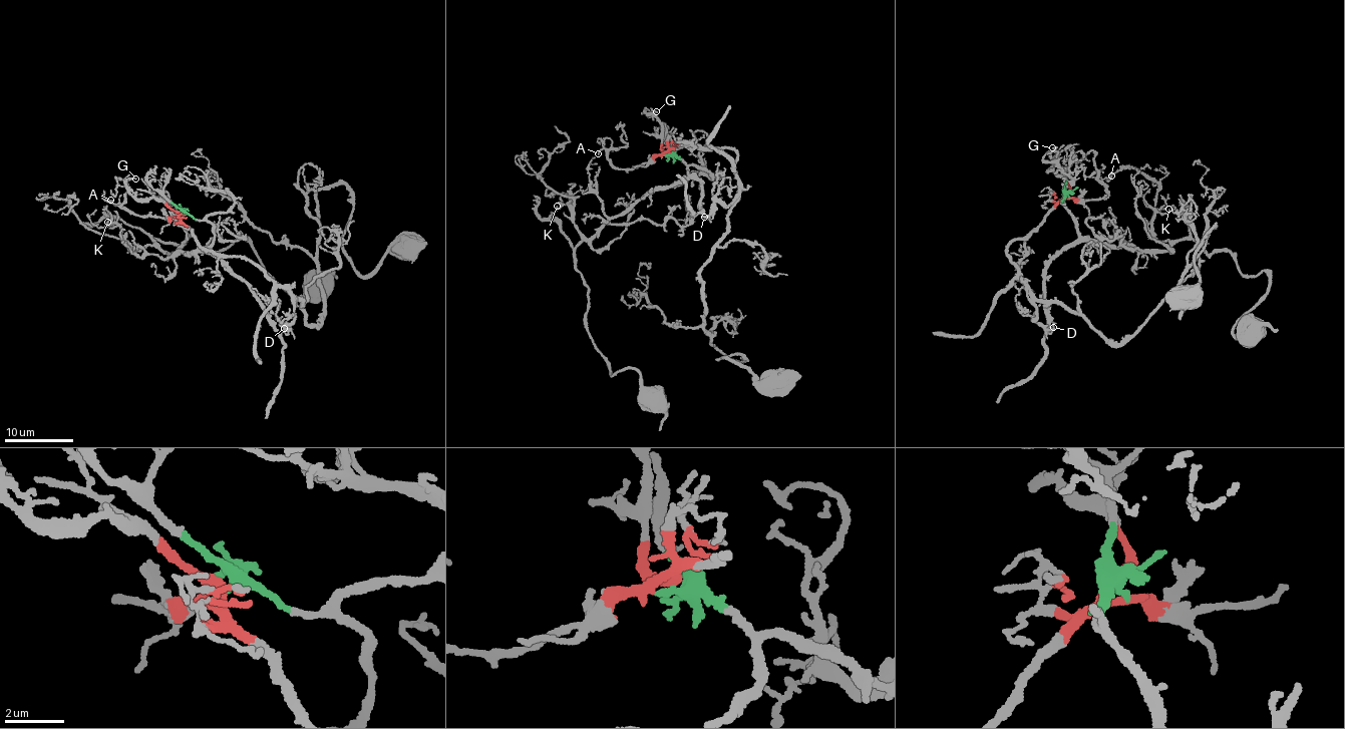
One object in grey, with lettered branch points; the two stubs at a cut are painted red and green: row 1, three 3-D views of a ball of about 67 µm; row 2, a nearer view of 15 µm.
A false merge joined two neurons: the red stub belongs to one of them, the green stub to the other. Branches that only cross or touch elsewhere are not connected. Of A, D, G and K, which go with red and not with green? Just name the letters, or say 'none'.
A, D, G

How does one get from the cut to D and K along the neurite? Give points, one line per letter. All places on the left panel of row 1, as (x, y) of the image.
D: (180, 213), (205, 248), (221, 255), (250, 258), (291, 295), (294, 319), (289, 322), (289, 329), (283, 329)
K: (180, 215), (212, 226), (214, 240), (207, 247), (174, 256), (147, 246), (137, 251), (108, 222)

